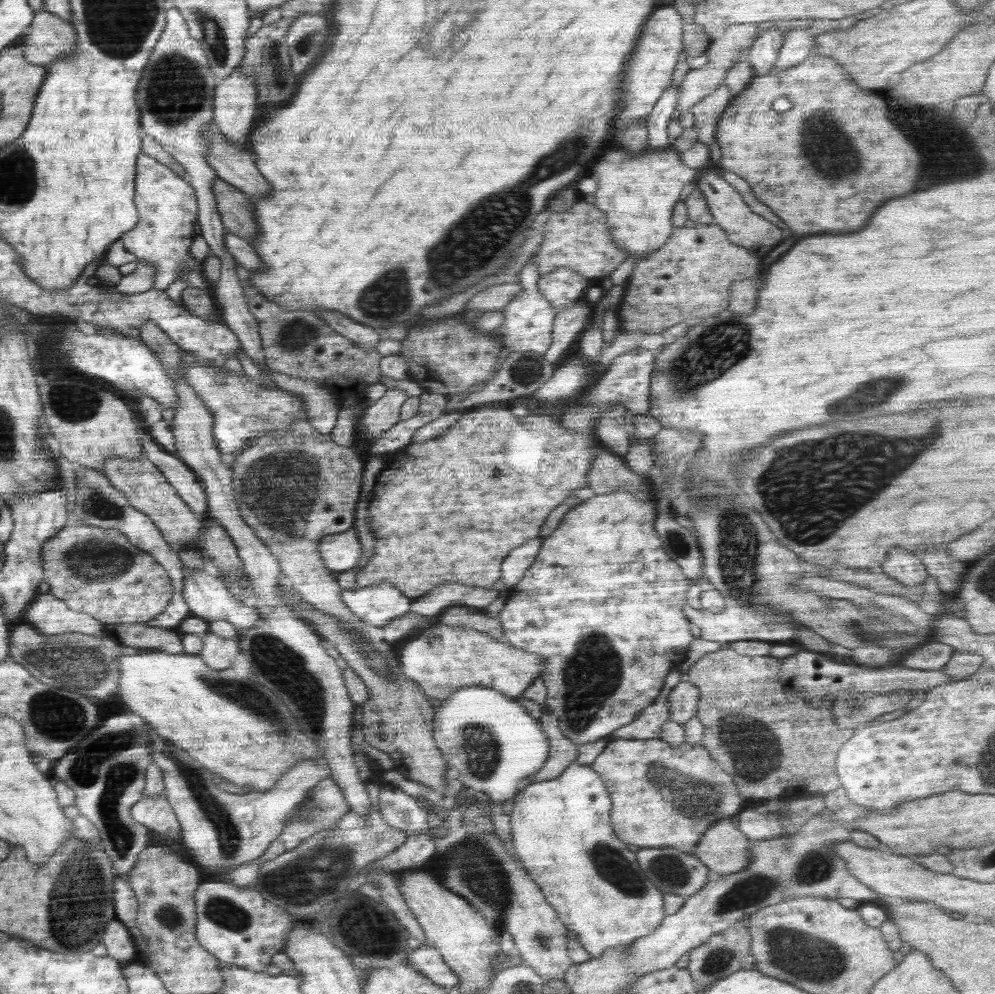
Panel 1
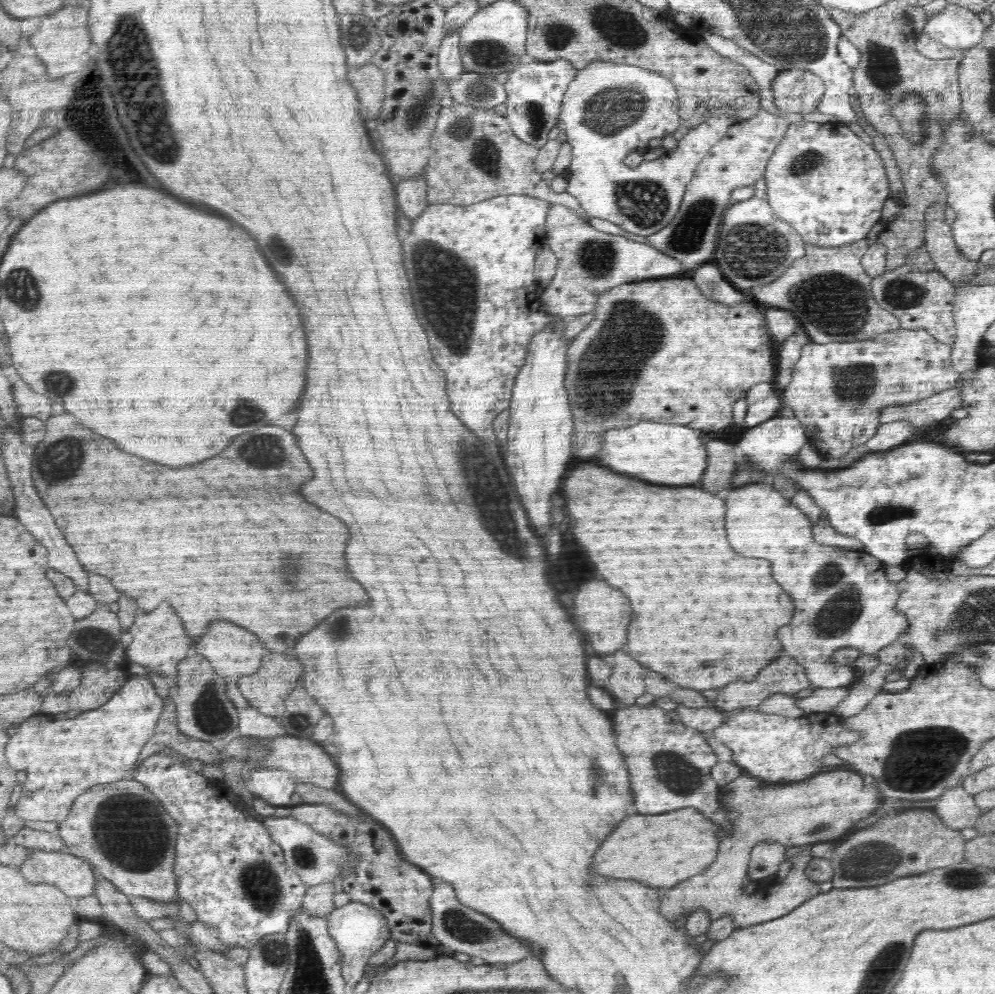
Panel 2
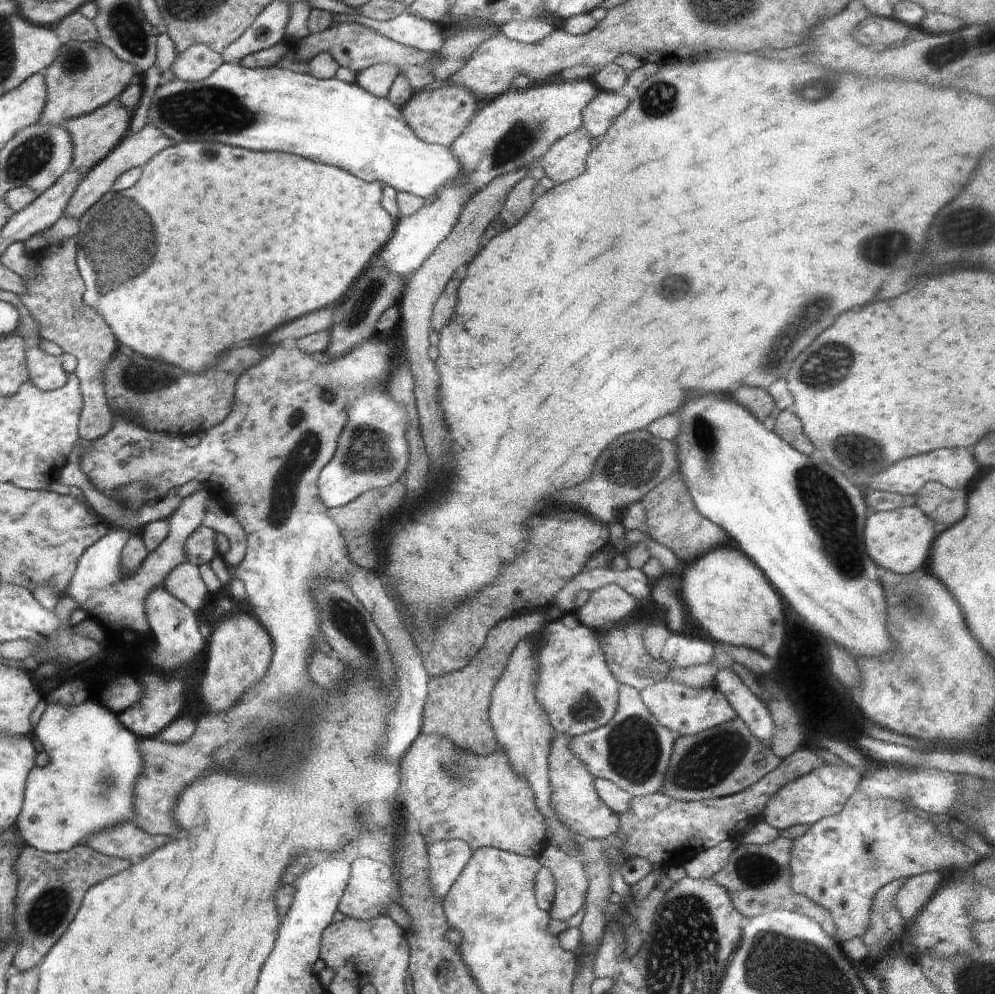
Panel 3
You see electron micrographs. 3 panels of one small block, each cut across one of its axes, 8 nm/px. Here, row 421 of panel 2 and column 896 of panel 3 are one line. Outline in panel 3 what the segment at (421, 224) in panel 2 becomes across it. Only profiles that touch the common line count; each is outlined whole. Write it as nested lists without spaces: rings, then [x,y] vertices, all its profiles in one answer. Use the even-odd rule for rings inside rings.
[[[942,448],[942,450],[934,450],[930,454],[900,458],[892,466],[872,474],[868,480],[870,488],[866,488],[866,490],[871,491],[874,488],[880,488],[880,490],[886,490],[886,492],[891,492],[894,495],[908,494],[910,496],[912,494],[916,496],[924,484],[930,481],[941,482],[944,486],[953,489],[968,488],[968,482],[976,474],[976,470],[978,470],[978,466],[966,448],[948,448],[948,450]]]

